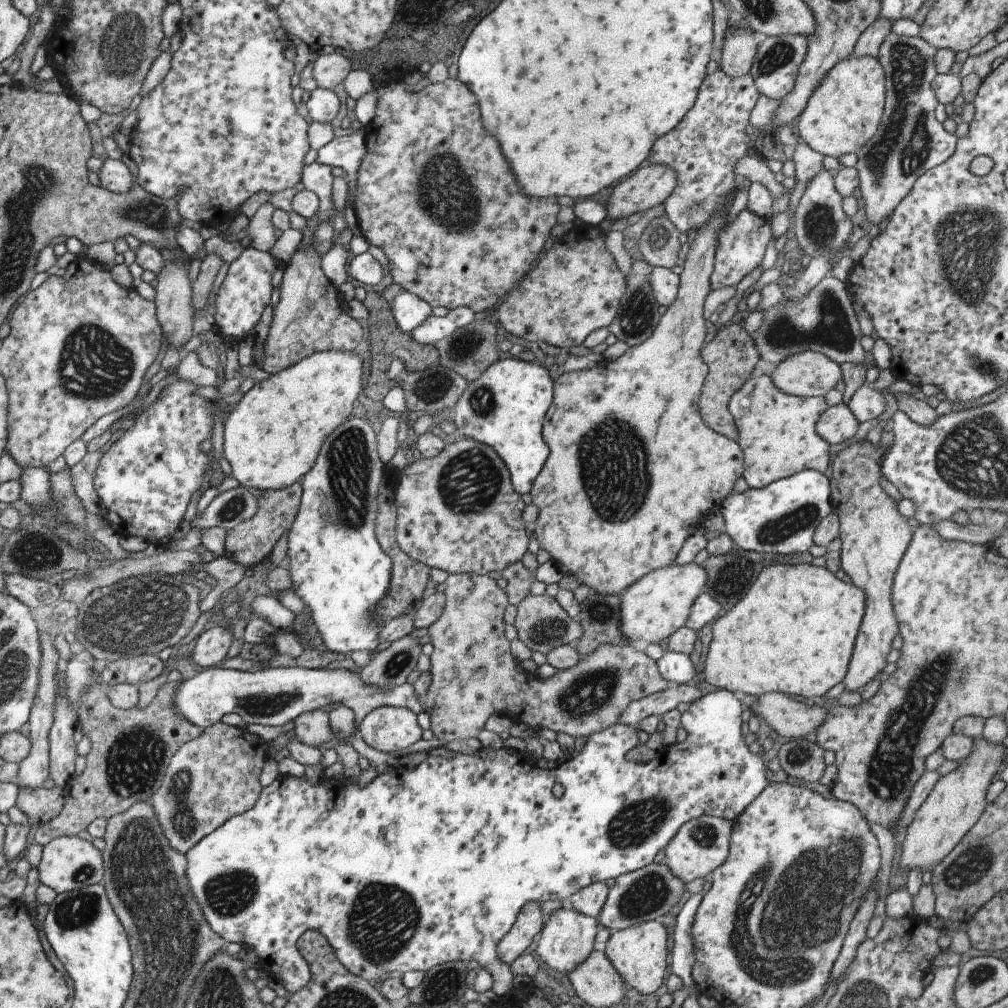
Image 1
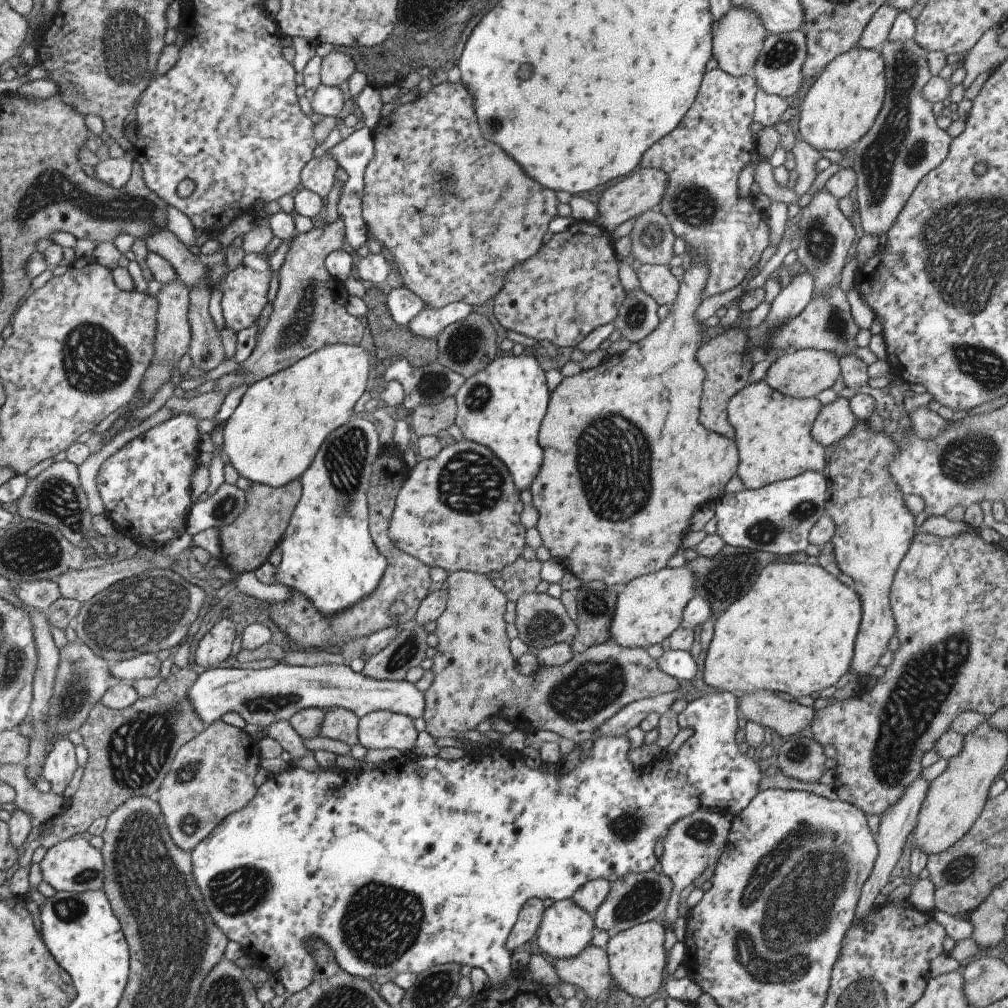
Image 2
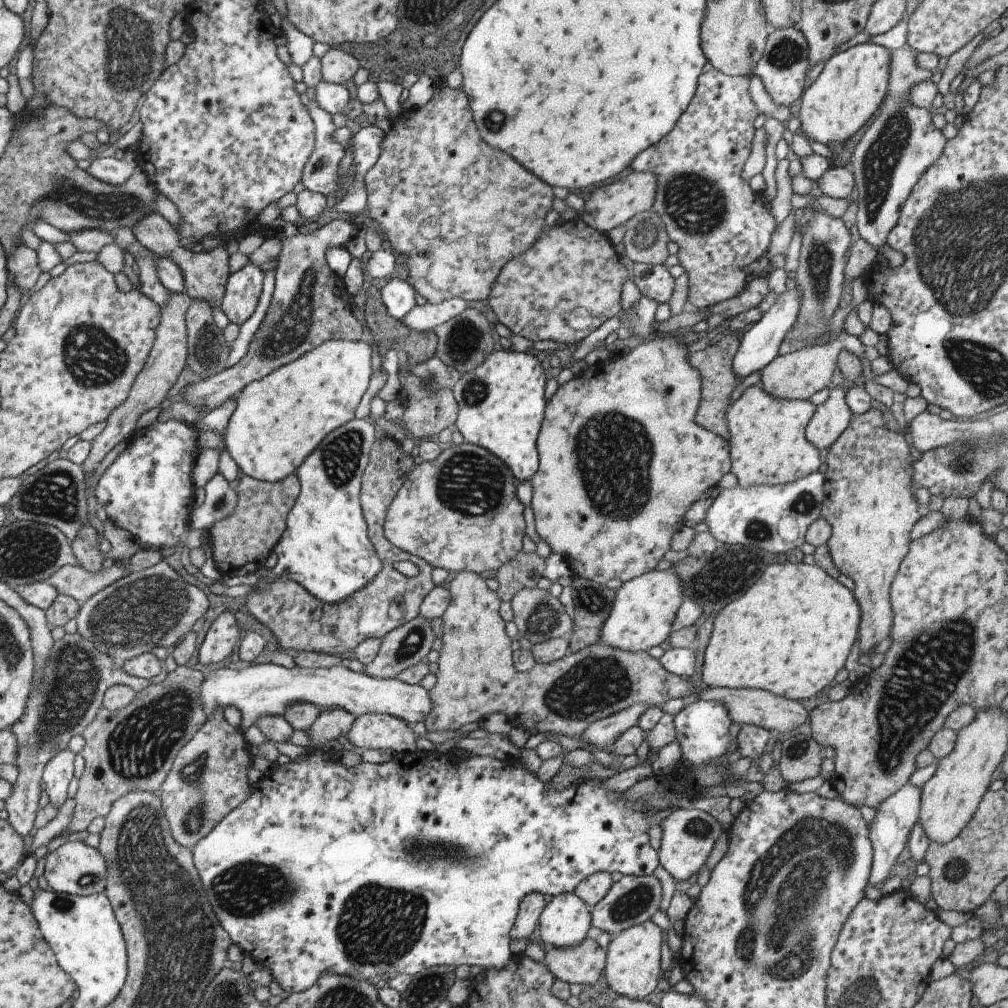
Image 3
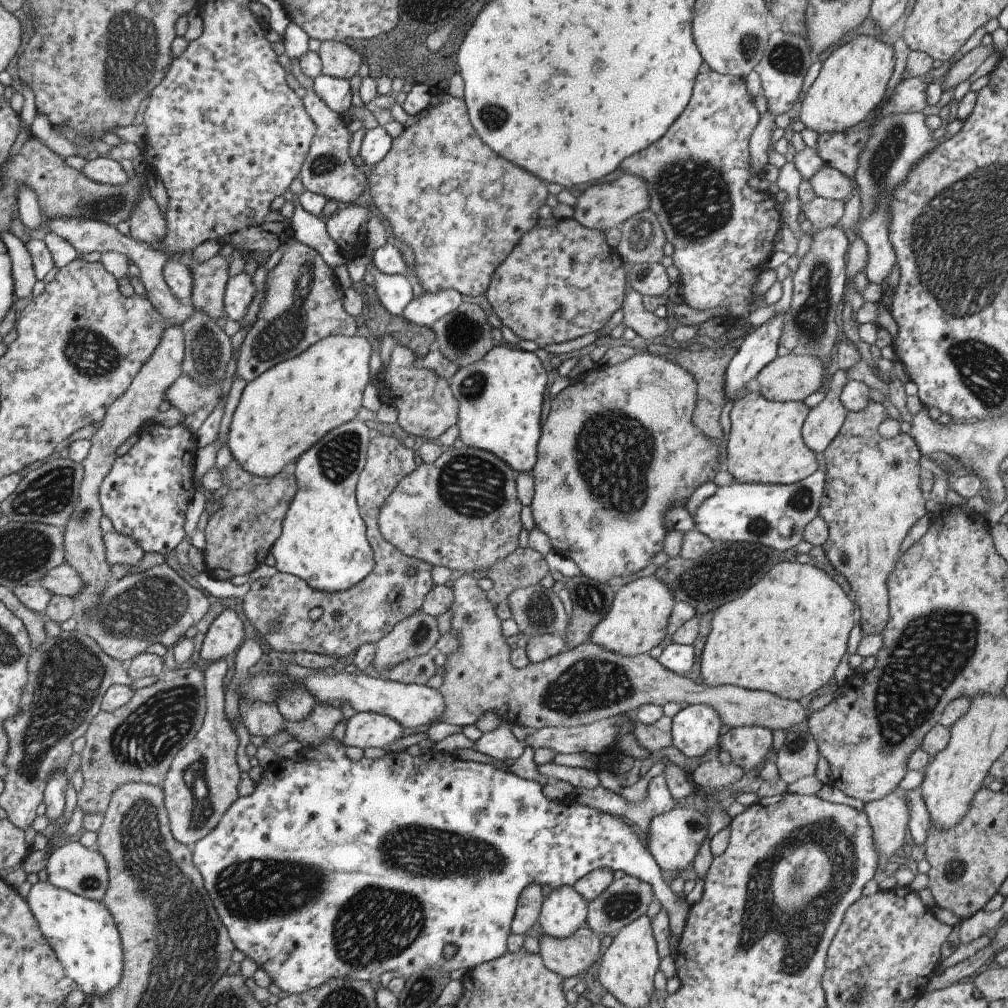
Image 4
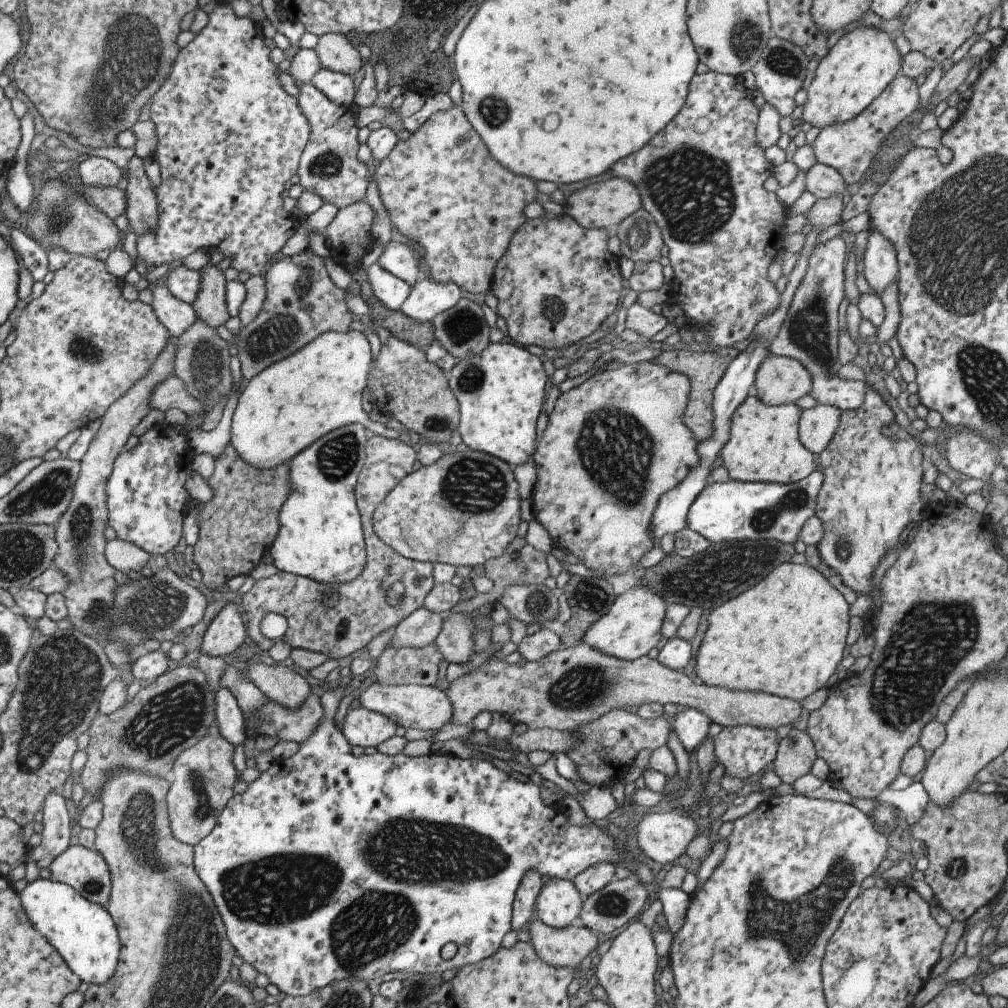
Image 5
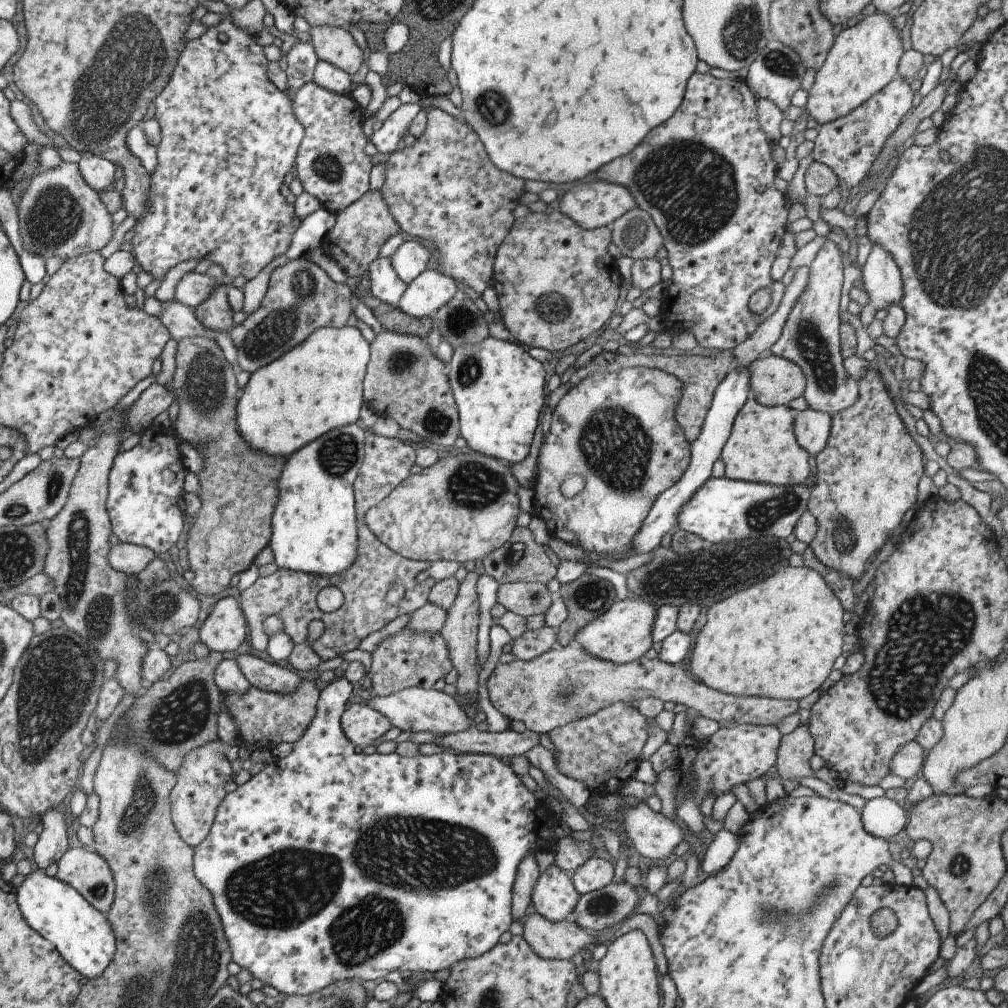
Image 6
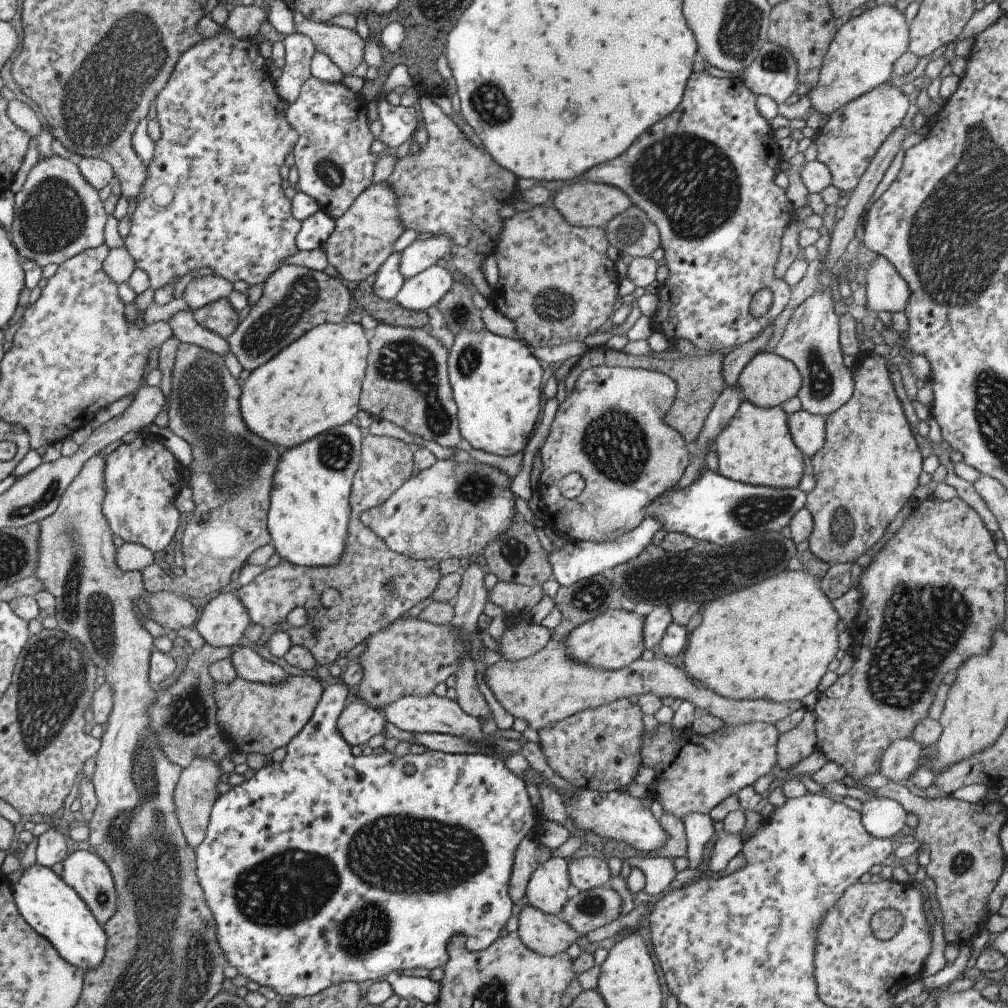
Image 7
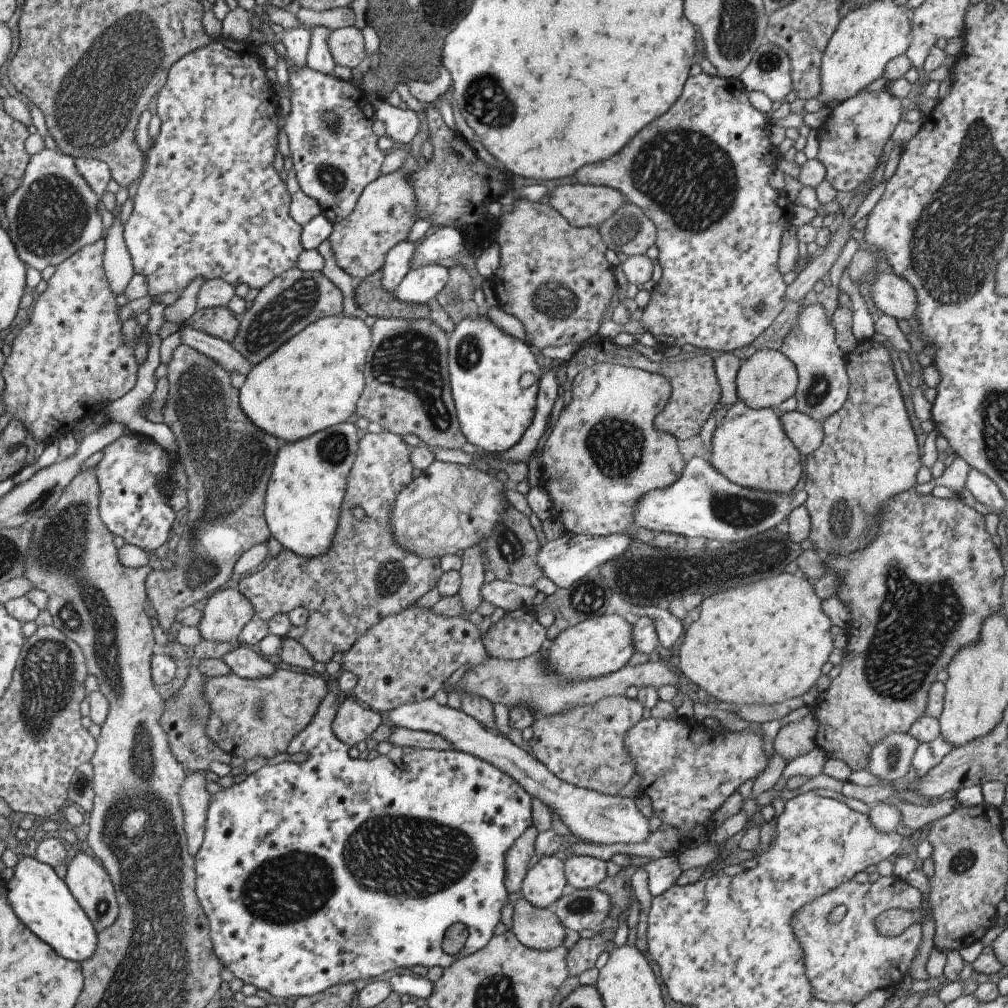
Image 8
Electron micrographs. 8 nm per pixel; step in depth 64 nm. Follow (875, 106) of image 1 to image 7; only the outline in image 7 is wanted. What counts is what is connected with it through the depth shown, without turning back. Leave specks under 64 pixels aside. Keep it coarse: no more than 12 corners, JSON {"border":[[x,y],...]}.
{"border":[[881,4],[845,19],[825,52],[815,110],[876,89],[909,47]]}

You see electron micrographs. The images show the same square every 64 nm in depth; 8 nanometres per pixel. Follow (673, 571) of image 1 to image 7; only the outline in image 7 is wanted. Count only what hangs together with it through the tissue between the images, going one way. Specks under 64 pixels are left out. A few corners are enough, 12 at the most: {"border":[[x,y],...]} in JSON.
{"border":[[610,609],[572,629],[576,663],[609,671],[640,659],[643,618]]}

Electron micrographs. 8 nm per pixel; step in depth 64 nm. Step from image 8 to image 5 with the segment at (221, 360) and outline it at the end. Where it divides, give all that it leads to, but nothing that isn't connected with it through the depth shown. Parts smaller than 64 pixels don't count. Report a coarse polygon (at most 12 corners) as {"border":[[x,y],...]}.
{"border":[[167,286],[153,292],[153,311],[172,337],[197,321],[193,305]]}

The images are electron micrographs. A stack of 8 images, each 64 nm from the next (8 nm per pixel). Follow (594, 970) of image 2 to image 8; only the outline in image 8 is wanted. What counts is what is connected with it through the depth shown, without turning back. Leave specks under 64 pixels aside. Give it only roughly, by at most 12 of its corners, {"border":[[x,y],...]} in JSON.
{"border":[[520,898],[511,932],[534,950],[562,946],[568,930],[549,909]]}

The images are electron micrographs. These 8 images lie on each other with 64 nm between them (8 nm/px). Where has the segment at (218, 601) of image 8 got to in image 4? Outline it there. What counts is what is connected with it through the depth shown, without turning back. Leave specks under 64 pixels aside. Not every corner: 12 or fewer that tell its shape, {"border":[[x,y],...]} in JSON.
{"border":[[232,605],[212,622],[201,663],[234,654],[244,626]]}

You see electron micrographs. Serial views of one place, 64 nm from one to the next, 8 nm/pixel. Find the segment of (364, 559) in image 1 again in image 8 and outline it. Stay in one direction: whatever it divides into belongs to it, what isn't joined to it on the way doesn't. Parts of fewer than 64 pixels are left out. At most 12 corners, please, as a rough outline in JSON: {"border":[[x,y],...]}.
{"border":[[349,420],[278,450],[264,517],[284,550],[334,546],[361,437]]}

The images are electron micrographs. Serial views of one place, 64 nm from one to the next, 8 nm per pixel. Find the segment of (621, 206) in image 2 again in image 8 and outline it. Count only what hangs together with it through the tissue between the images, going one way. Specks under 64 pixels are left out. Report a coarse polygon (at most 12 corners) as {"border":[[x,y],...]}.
{"border":[[564,184],[550,205],[574,227],[600,226],[626,204],[603,185]]}

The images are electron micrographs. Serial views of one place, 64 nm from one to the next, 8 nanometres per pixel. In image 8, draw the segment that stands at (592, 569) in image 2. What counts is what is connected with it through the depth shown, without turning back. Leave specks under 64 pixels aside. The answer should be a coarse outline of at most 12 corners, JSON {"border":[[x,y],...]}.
{"border":[[574,378],[542,449],[549,519],[608,537],[687,461],[666,378]]}

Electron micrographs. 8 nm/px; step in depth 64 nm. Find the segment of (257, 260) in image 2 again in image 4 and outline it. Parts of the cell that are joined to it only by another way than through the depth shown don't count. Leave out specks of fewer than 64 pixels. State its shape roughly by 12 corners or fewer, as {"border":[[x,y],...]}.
{"border":[[251,275],[229,278],[223,303],[226,317],[239,321],[255,293]]}

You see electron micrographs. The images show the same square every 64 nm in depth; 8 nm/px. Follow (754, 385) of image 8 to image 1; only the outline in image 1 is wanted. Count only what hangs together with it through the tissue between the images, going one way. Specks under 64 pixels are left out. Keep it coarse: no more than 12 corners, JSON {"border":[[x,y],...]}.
{"border":[[813,350],[782,359],[771,375],[782,392],[823,397],[842,377]]}

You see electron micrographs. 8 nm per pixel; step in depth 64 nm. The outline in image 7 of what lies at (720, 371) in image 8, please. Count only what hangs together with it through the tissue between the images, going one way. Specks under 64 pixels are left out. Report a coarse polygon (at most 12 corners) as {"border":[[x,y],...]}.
{"border":[[770,324],[754,340],[725,355],[726,387],[737,384],[743,368],[769,344]]}

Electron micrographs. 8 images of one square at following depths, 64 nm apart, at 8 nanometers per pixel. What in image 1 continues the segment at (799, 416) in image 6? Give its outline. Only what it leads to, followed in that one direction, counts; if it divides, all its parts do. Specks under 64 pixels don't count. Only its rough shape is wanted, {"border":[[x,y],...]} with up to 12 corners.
{"border":[[846,403],[828,407],[818,419],[830,445],[856,434],[859,422]]}

